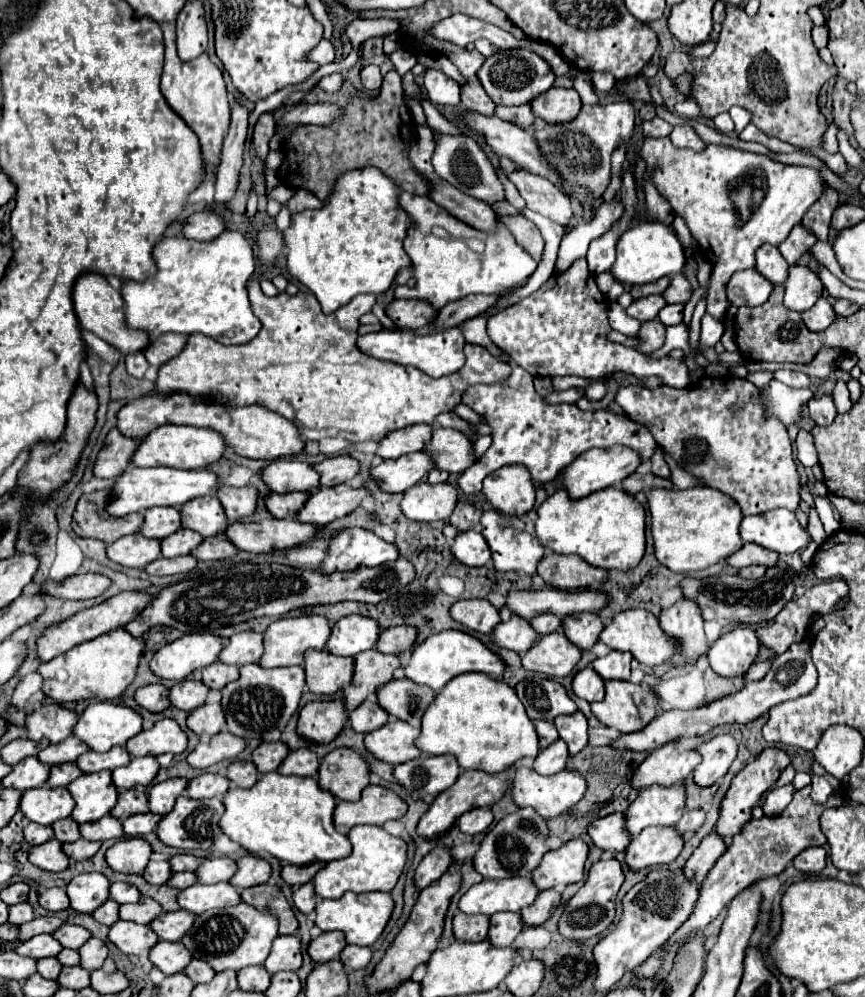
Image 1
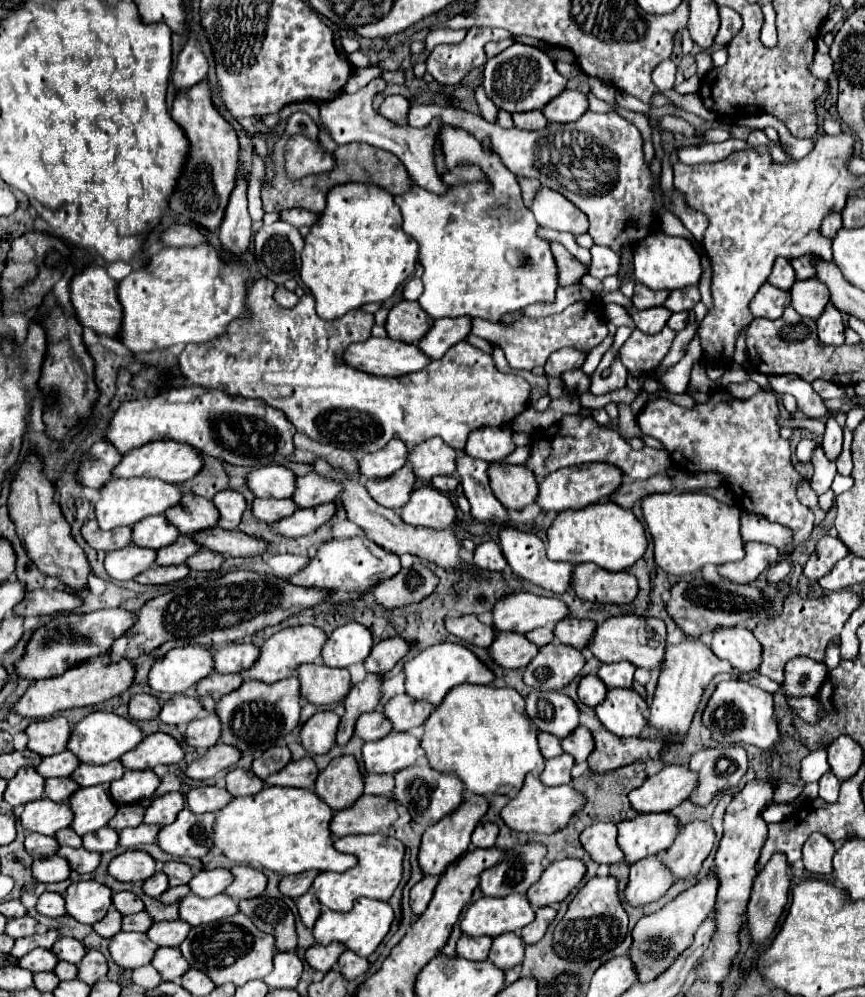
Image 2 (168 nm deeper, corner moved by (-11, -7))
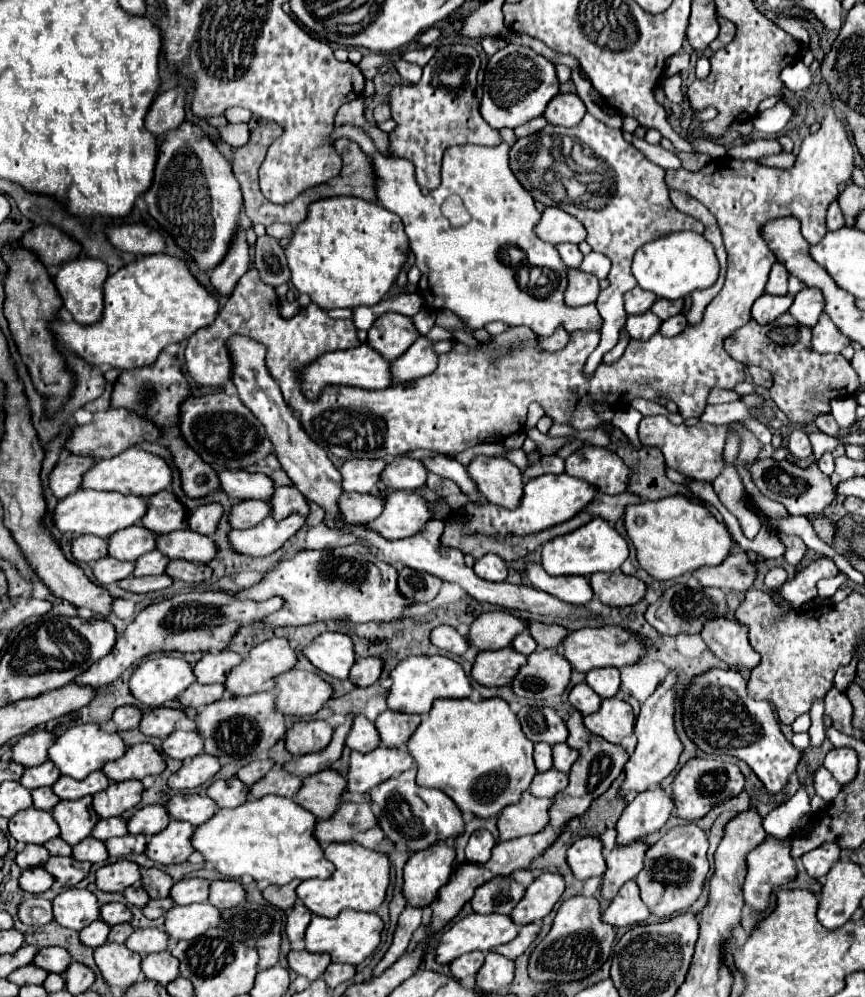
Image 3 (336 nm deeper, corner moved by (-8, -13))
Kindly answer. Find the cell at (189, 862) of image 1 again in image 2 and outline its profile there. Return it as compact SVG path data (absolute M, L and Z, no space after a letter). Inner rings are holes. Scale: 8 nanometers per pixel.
M171 861L163 867L163 873L167 873L169 877L169 887L177 887L183 883L189 883L193 879L193 869L187 863L179 863L179 861Z

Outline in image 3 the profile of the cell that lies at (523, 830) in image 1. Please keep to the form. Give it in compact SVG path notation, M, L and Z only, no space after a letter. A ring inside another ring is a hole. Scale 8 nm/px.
M494 877L480 885L470 901L474 913L502 913L508 915L524 897L524 887L512 877Z

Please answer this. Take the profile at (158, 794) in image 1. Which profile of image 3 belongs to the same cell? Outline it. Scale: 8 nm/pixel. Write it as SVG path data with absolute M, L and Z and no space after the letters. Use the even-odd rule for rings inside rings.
M148 805L148 807L138 809L130 817L130 821L128 821L128 833L130 835L142 833L142 835L150 837L150 835L166 829L168 821L170 821L170 817L166 815L166 807L162 807L162 805Z

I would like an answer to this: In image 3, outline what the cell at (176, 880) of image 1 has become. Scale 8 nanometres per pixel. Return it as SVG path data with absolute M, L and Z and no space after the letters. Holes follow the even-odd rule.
M168 897L168 899L150 901L150 903L142 909L142 913L144 913L144 917L148 917L148 919L158 919L158 917L162 917L172 905L174 905L174 901L172 901L170 897Z

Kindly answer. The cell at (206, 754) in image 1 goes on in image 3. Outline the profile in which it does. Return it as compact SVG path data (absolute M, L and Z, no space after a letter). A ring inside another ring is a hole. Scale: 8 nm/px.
M196 755L192 759L186 759L182 763L182 767L170 775L168 779L168 787L174 791L186 791L186 789L194 789L202 783L206 783L208 779L212 779L220 769L218 759L214 759L212 755Z

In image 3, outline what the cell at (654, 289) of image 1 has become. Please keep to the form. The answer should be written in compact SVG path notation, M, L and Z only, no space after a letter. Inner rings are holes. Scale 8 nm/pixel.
M634 287L632 291L628 291L624 295L624 309L628 315L640 315L640 313L646 313L654 301L656 301L654 293L644 291L640 287Z

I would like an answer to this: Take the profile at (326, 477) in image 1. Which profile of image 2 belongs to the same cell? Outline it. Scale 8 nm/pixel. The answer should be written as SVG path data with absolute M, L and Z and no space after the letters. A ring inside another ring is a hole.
M307 473L297 479L297 489L293 493L293 501L299 507L315 507L327 501L337 501L341 493L341 481L323 477L319 473Z

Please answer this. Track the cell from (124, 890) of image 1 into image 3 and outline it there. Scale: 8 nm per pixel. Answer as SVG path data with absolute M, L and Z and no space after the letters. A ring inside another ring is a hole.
M108 903L108 905L100 907L100 919L112 927L112 925L130 921L132 913L122 903Z

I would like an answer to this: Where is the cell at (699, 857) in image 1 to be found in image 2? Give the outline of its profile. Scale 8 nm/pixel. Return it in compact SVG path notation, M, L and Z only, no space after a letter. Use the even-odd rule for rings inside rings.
M709 871L703 879L697 881L697 885L681 891L661 911L643 917L635 925L629 957L639 973L639 981L649 981L659 973L663 973L671 965L671 961L675 961L677 953L681 953L691 945L697 925L701 925L701 921L713 911L715 897L717 897L717 875L715 871Z

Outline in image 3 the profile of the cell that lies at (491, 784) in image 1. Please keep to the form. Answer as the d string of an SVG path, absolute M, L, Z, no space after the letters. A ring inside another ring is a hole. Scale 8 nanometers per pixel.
M438 843L430 851L412 855L404 865L404 885L402 893L406 903L412 907L428 907L436 897L440 887L444 887L454 869L454 849L446 843Z

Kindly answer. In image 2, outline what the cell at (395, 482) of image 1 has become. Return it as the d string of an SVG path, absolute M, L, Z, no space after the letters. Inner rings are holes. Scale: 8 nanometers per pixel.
M407 463L405 467L401 467L397 473L389 475L389 477L371 477L367 479L365 487L369 489L369 495L383 507L387 509L397 509L397 507L403 507L411 493L415 491L415 485L417 485L417 477L415 477L415 471L413 471L413 465Z

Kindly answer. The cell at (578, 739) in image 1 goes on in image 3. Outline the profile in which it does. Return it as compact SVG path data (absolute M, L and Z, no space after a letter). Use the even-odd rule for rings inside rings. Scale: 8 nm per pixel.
M560 743L560 745L552 747L552 757L554 757L554 769L568 773L570 767L574 765L574 761L578 759L578 751L570 749L566 743Z

